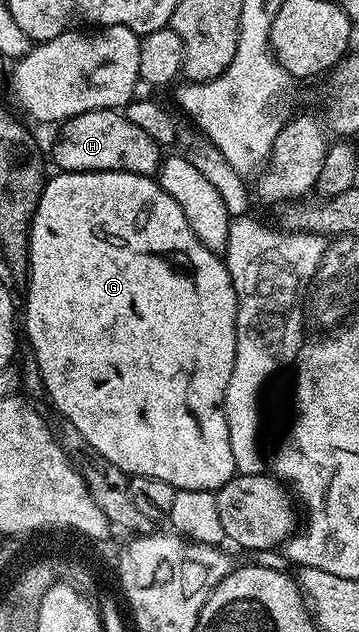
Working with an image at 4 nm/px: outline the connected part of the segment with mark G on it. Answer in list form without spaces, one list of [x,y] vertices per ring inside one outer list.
[[[61,171],[57,176],[50,178],[42,189],[42,195],[39,197],[38,207],[34,211],[34,217],[29,225],[29,266],[27,280],[29,279],[29,296],[25,299],[25,311],[23,307],[23,335],[29,338],[29,343],[33,346],[33,359],[37,362],[37,371],[41,374],[41,379],[45,382],[45,391],[49,394],[51,402],[57,406],[57,411],[62,416],[64,422],[70,423],[79,431],[84,439],[84,446],[92,449],[107,461],[113,462],[122,471],[130,476],[146,475],[147,477],[159,477],[159,481],[167,481],[171,486],[182,491],[187,489],[199,489],[200,491],[216,492],[227,481],[231,481],[236,472],[235,457],[231,453],[231,437],[229,436],[229,426],[227,417],[222,404],[225,402],[225,391],[229,388],[229,382],[233,377],[235,369],[235,353],[237,352],[237,298],[233,282],[229,276],[229,271],[225,268],[224,258],[218,252],[207,249],[199,237],[187,225],[187,217],[183,217],[183,209],[175,205],[171,197],[157,182],[156,178],[147,175],[136,175],[126,171]]]

